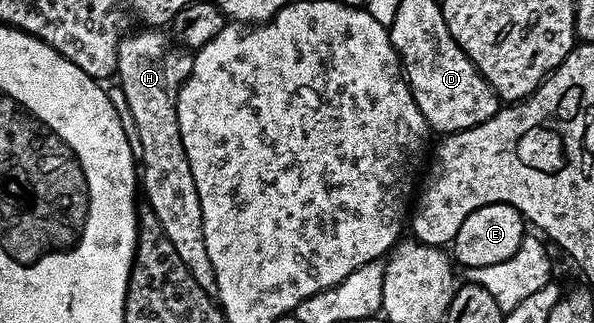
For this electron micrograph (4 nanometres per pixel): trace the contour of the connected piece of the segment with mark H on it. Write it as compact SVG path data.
M143 27L138 31L140 33L128 32L120 41L115 73L117 84L121 91L125 91L129 121L135 124L134 136L141 150L141 193L147 196L146 204L156 213L165 235L190 274L207 293L214 294L215 272L213 263L209 263L209 251L205 251L201 203L197 199L193 171L189 171L189 159L181 143L175 110L179 89L191 73L192 54L179 47L171 49L172 38L168 34L167 38L163 34L166 32L158 28Z

